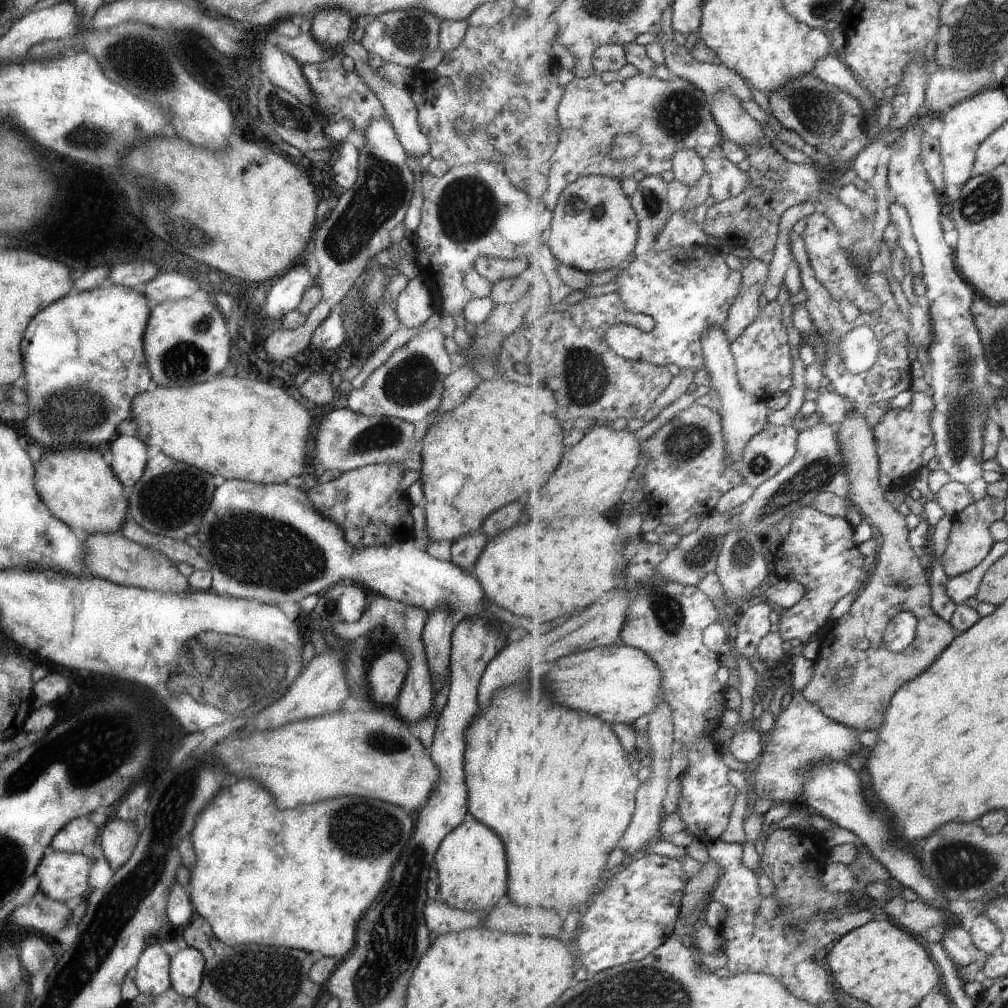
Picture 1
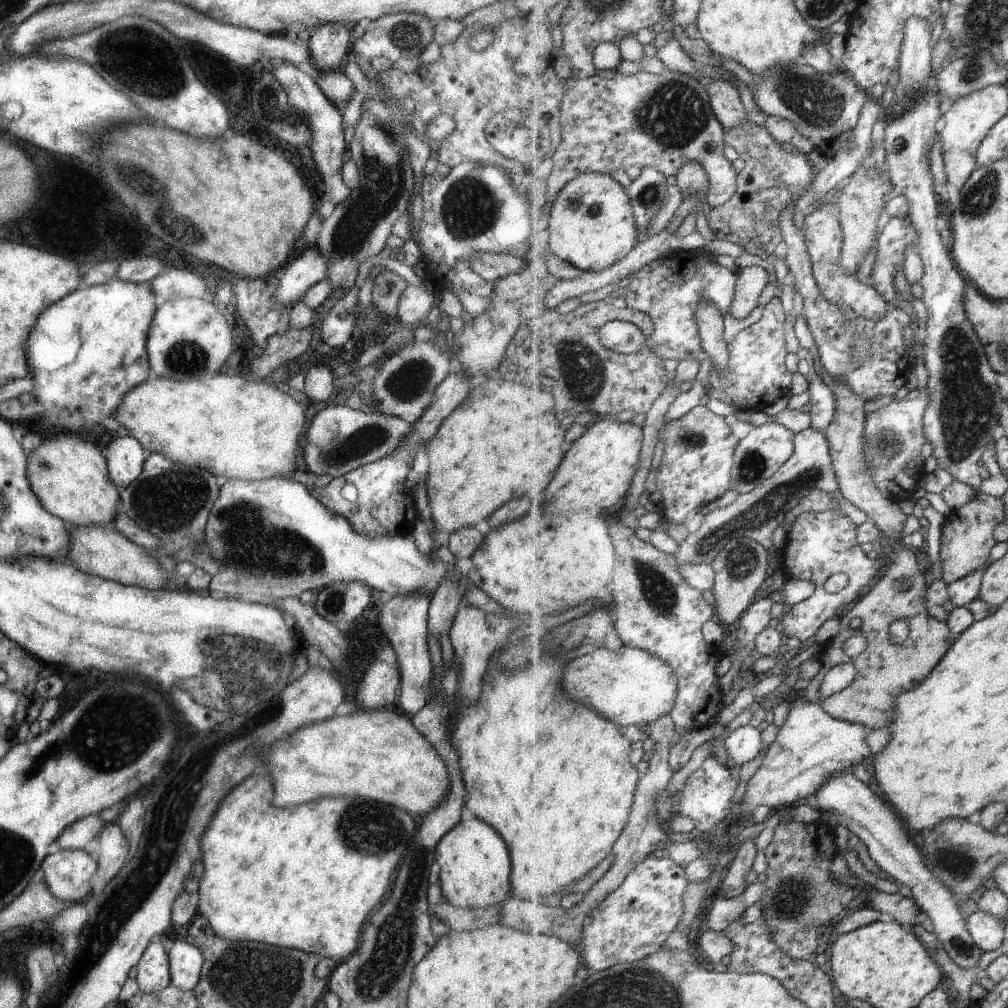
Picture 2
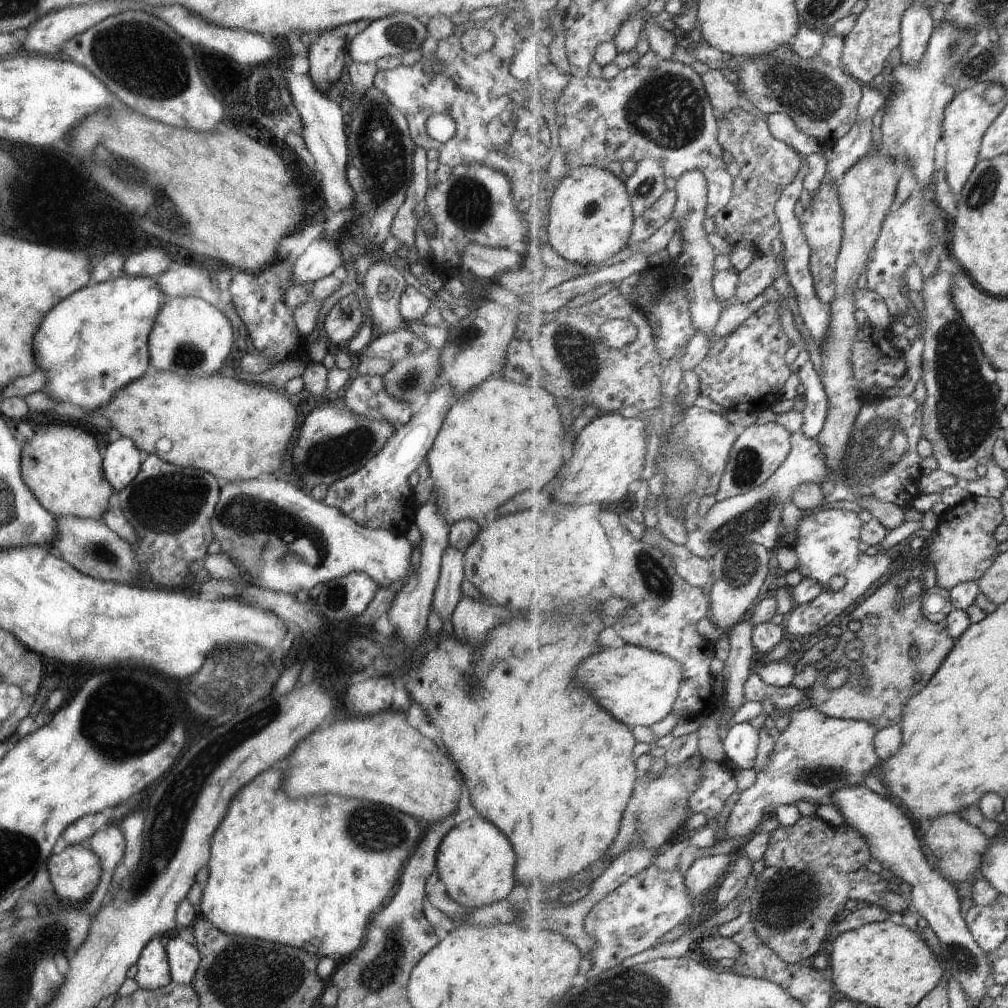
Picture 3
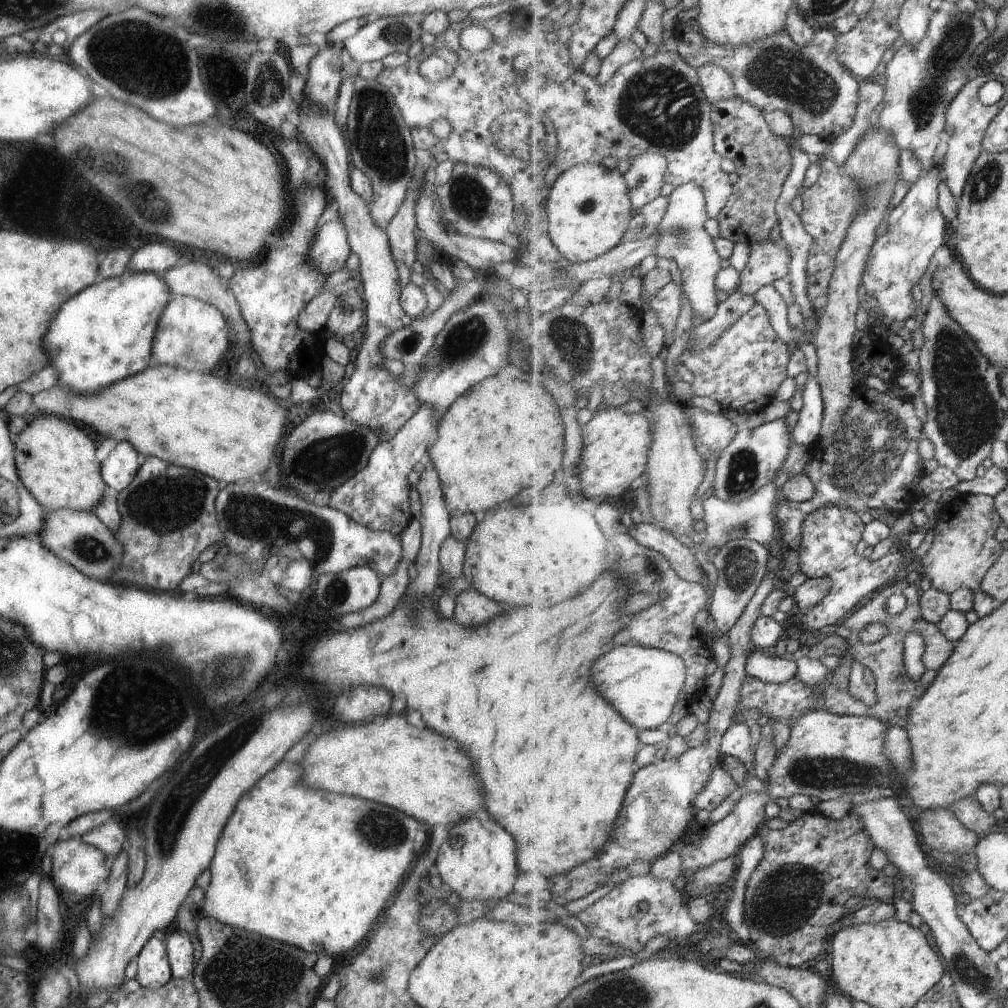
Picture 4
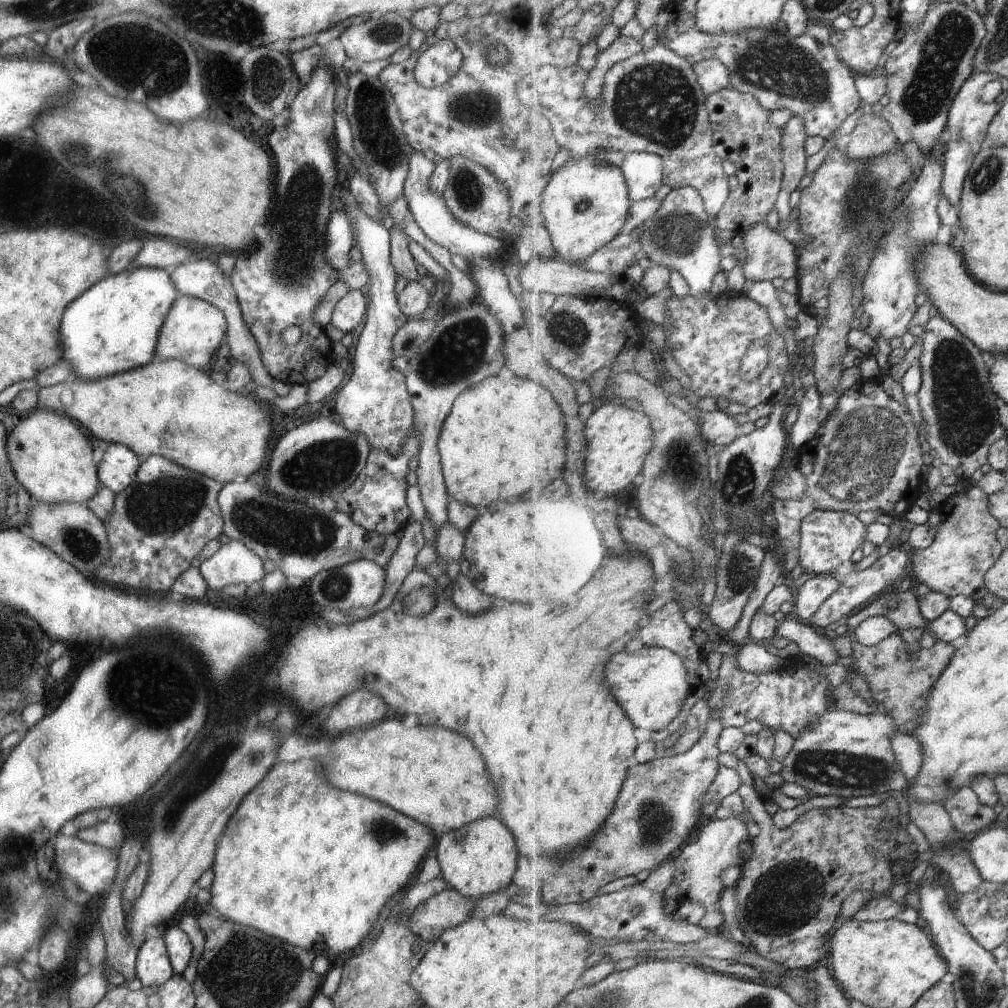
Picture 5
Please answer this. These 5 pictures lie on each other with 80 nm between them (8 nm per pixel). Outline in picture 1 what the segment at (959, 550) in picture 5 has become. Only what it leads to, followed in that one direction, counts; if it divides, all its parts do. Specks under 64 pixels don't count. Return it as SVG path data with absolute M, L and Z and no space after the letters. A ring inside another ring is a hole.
M988 495L987 498L971 504L966 510L952 517L952 527L948 538L948 547L940 558L948 577L966 574L981 565L988 558L996 540L993 539L989 528L998 521L1004 521L1007 503L999 498Z

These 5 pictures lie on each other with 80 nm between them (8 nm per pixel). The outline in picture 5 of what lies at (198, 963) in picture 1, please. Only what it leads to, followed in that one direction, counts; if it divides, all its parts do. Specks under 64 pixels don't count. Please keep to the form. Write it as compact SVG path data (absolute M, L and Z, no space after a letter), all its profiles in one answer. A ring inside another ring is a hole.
M179 926L161 928L167 956L175 974L182 974L192 954L192 944Z

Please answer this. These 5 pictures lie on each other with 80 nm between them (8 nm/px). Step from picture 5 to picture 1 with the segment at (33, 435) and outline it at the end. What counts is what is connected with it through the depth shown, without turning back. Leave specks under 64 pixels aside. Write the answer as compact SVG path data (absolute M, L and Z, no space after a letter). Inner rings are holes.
M65 448L65 450L45 451L35 464L35 490L49 513L72 531L80 535L111 534L121 530L128 518L126 491L115 479L110 466L103 461L102 455L96 449Z

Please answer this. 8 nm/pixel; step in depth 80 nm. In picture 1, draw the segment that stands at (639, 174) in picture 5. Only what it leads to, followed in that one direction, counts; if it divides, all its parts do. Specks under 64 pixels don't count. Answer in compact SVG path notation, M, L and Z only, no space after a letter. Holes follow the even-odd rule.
M659 175L646 176L631 200L639 220L640 237L635 257L613 283L625 308L651 316L655 326L650 332L643 332L635 326L619 324L605 332L605 342L617 355L628 360L651 362L661 367L673 364L681 371L697 372L706 366L702 338L711 326L726 326L730 310L741 294L743 274L725 264L725 255L717 246L675 246L669 250L655 250L657 238L674 214L669 206L668 184Z

